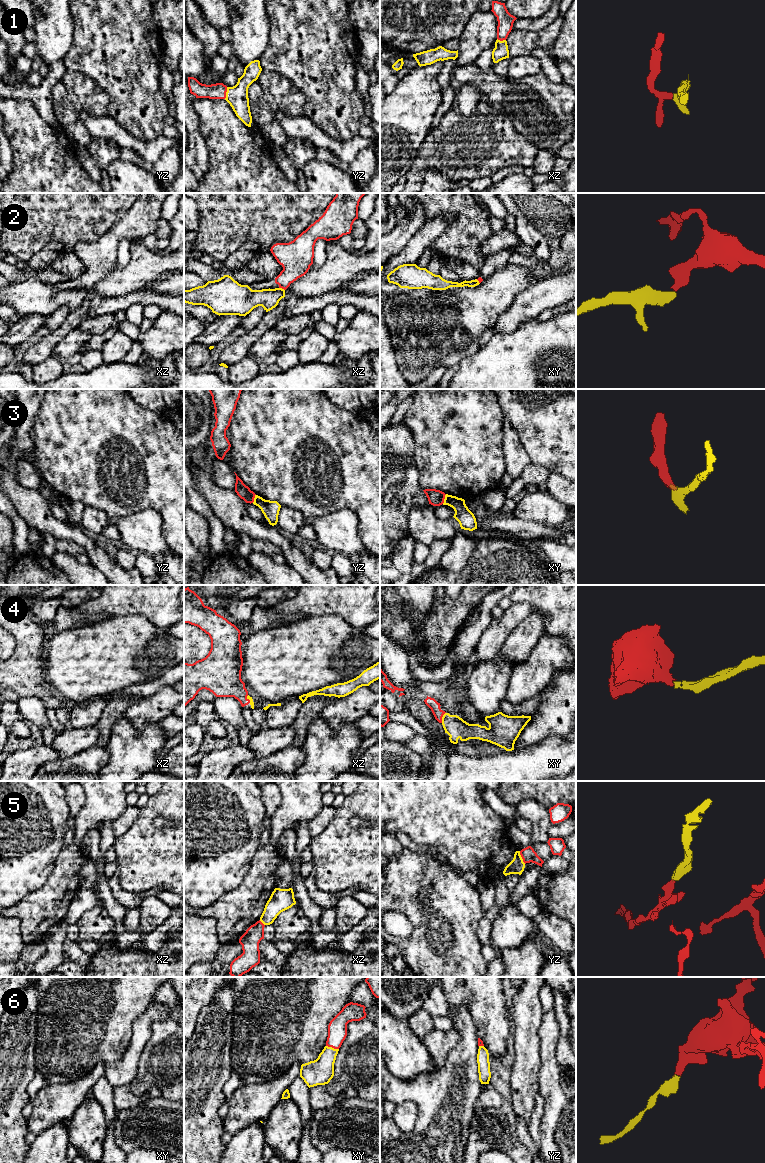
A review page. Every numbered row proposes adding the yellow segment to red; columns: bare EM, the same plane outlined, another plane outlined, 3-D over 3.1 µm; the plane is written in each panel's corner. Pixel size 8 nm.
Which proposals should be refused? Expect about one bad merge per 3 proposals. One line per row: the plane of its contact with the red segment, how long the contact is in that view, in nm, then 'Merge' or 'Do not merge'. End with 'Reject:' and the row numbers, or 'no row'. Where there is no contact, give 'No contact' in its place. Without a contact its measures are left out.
1: Touches red in yz. Shared border 100 nm. Merge
2: Touches red in xz. Shared border 50 nm. Do not merge
3: Touches red in xy. Shared border 90 nm. Do not merge
4: Touches red in xy. Shared border 90 nm. Merge
5: Touches red in yz. Shared border 120 nm. Do not merge
6: Touches red in xy. Shared border 110 nm. Merge
Reject: 2, 3, 5

